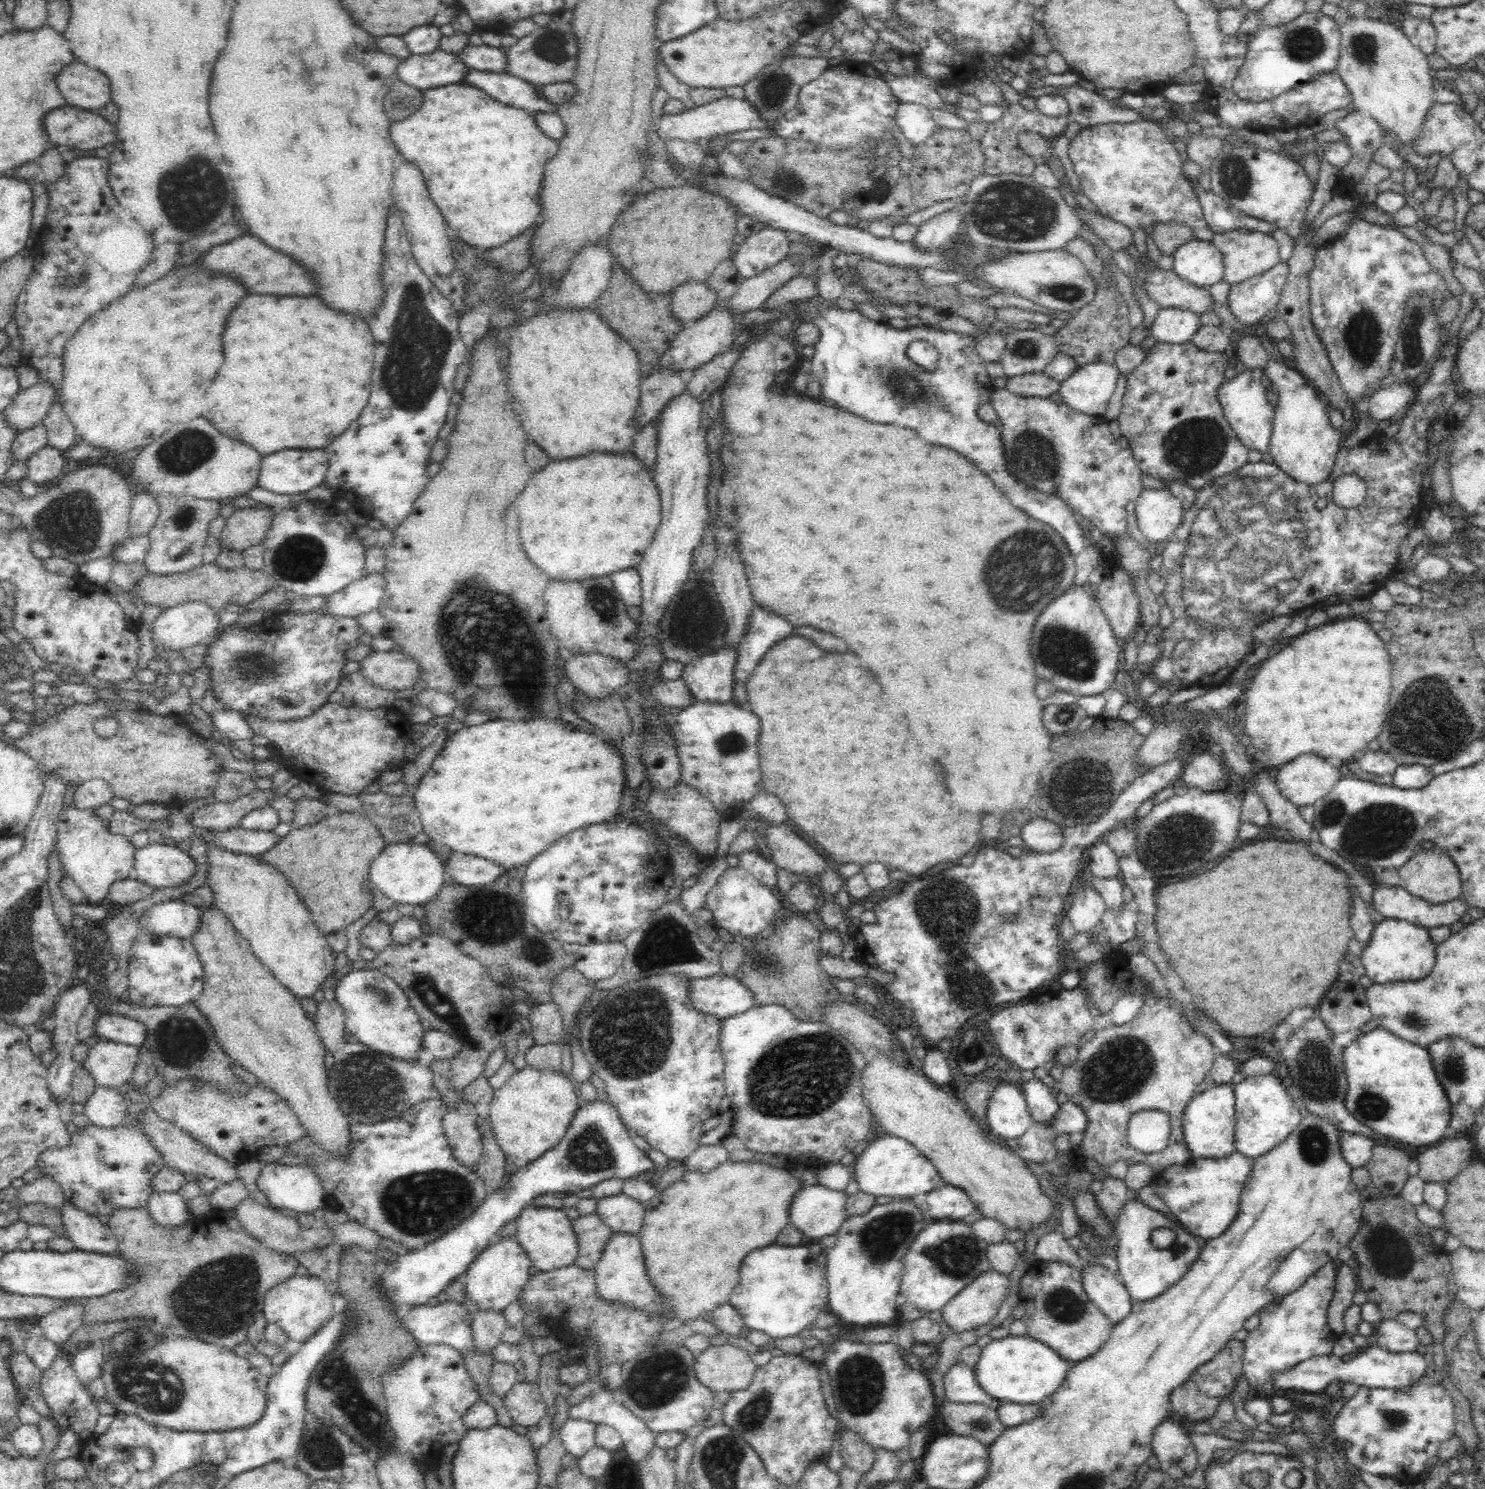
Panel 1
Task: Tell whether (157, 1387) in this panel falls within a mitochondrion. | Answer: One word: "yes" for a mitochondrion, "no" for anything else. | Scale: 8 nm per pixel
yes

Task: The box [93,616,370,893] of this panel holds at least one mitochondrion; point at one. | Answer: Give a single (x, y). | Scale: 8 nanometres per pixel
(262, 671)

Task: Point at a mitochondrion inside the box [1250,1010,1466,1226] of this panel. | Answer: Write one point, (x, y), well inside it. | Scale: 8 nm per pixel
(1321, 1084)

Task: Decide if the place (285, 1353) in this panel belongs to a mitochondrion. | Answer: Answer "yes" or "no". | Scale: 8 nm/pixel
no

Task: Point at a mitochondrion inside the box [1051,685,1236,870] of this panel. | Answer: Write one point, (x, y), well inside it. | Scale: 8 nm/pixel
(1093, 795)

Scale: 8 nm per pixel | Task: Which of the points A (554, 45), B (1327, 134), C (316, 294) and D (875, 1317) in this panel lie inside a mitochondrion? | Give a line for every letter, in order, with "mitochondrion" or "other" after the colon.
A: mitochondrion
B: other
C: other
D: other

